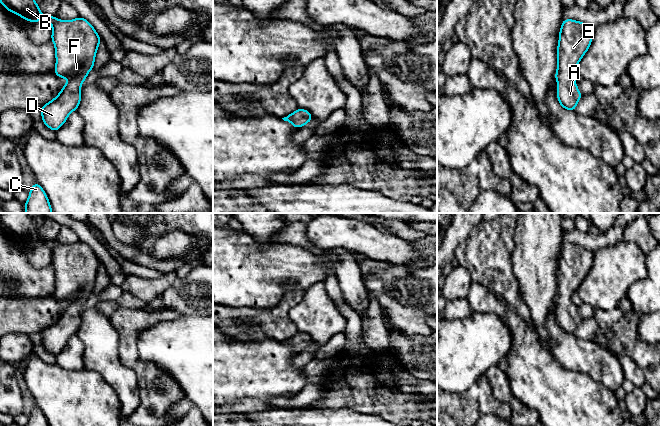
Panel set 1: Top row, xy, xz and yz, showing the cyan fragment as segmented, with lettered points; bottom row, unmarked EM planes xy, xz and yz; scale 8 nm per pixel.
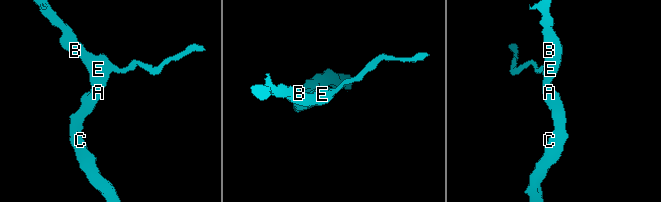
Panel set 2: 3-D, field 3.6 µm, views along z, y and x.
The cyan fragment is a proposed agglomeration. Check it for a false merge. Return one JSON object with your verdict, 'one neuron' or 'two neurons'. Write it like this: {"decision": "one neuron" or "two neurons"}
{"decision": "one neuron"}

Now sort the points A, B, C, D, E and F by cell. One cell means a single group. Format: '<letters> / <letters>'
A B C D E F

